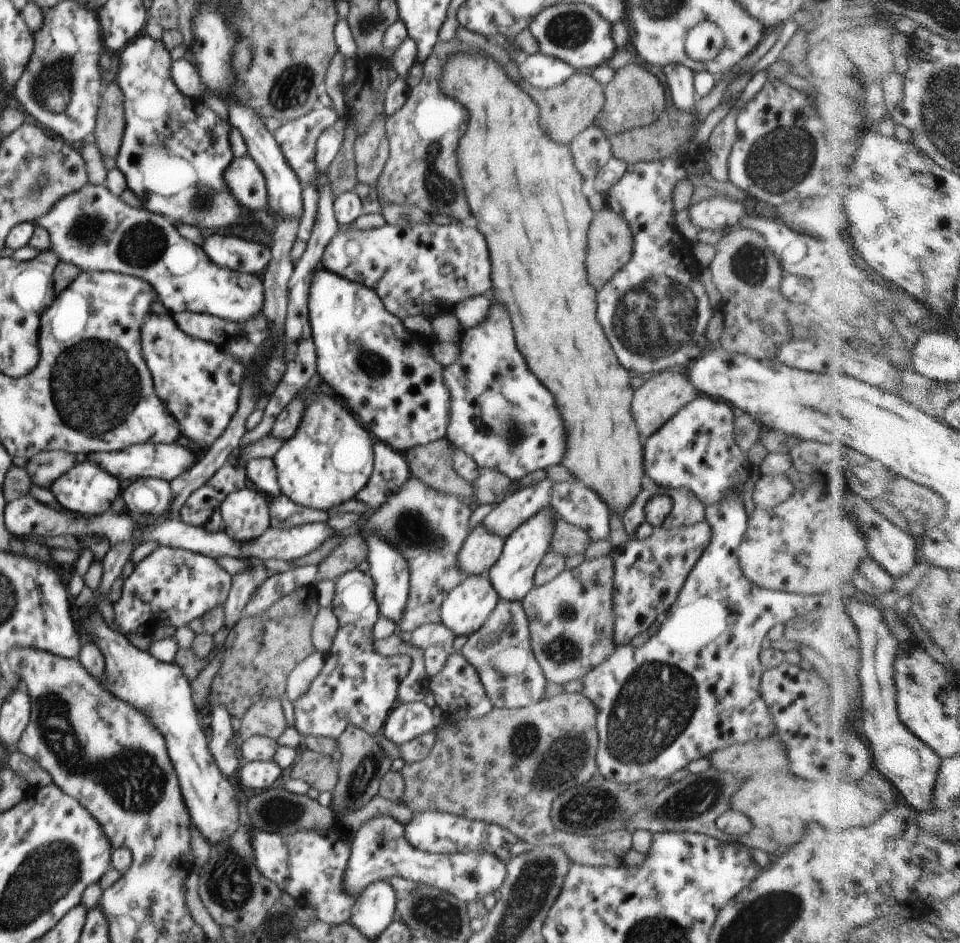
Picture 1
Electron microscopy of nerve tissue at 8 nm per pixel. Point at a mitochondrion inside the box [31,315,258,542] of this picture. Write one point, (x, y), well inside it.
(93, 389)

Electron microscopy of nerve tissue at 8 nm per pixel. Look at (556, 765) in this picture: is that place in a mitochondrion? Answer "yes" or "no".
yes

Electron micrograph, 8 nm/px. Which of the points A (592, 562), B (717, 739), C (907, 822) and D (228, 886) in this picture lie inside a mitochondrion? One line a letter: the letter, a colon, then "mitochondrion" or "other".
A: other
B: other
C: other
D: mitochondrion

